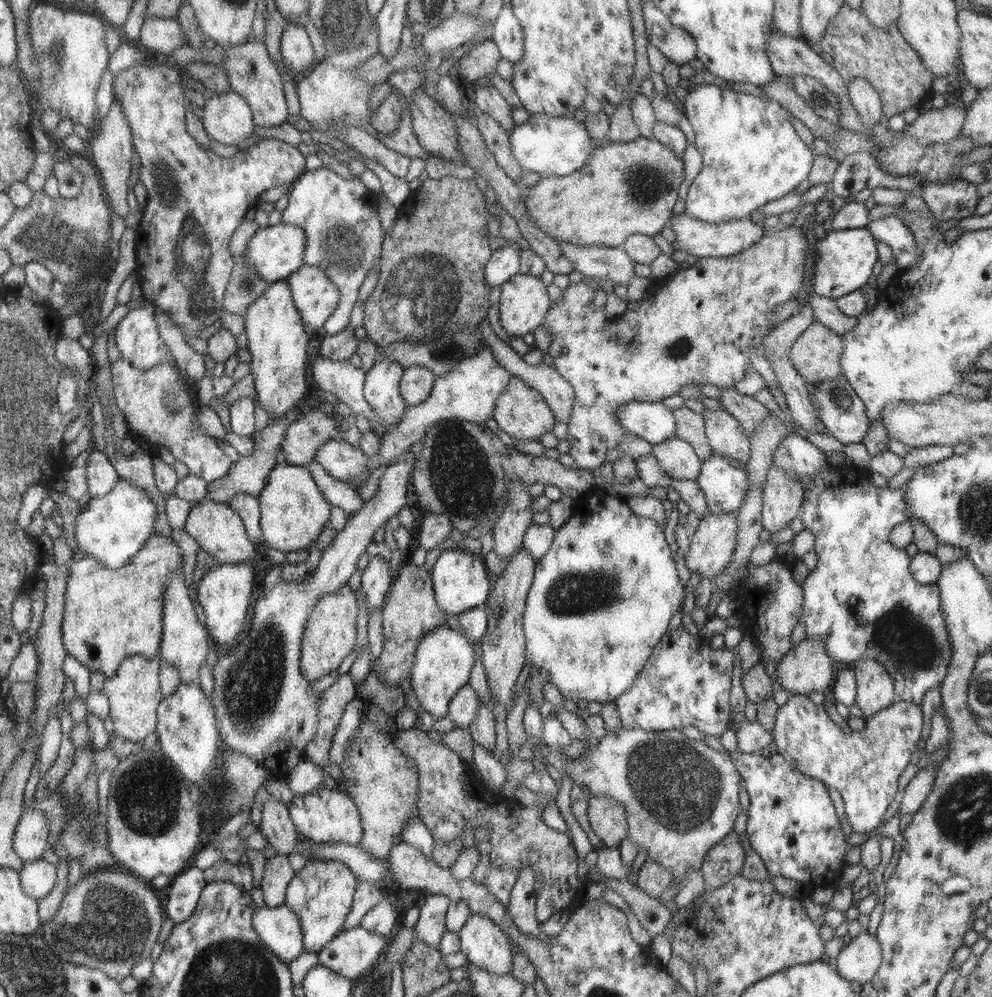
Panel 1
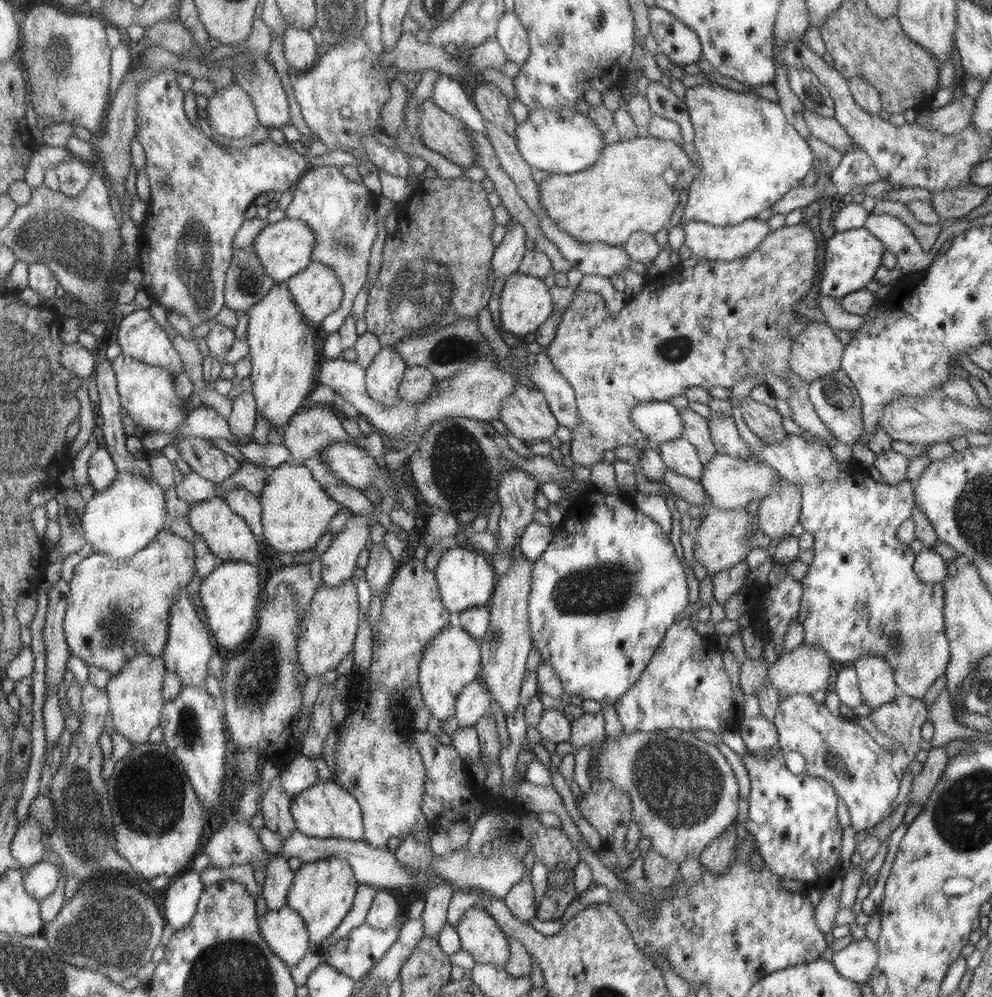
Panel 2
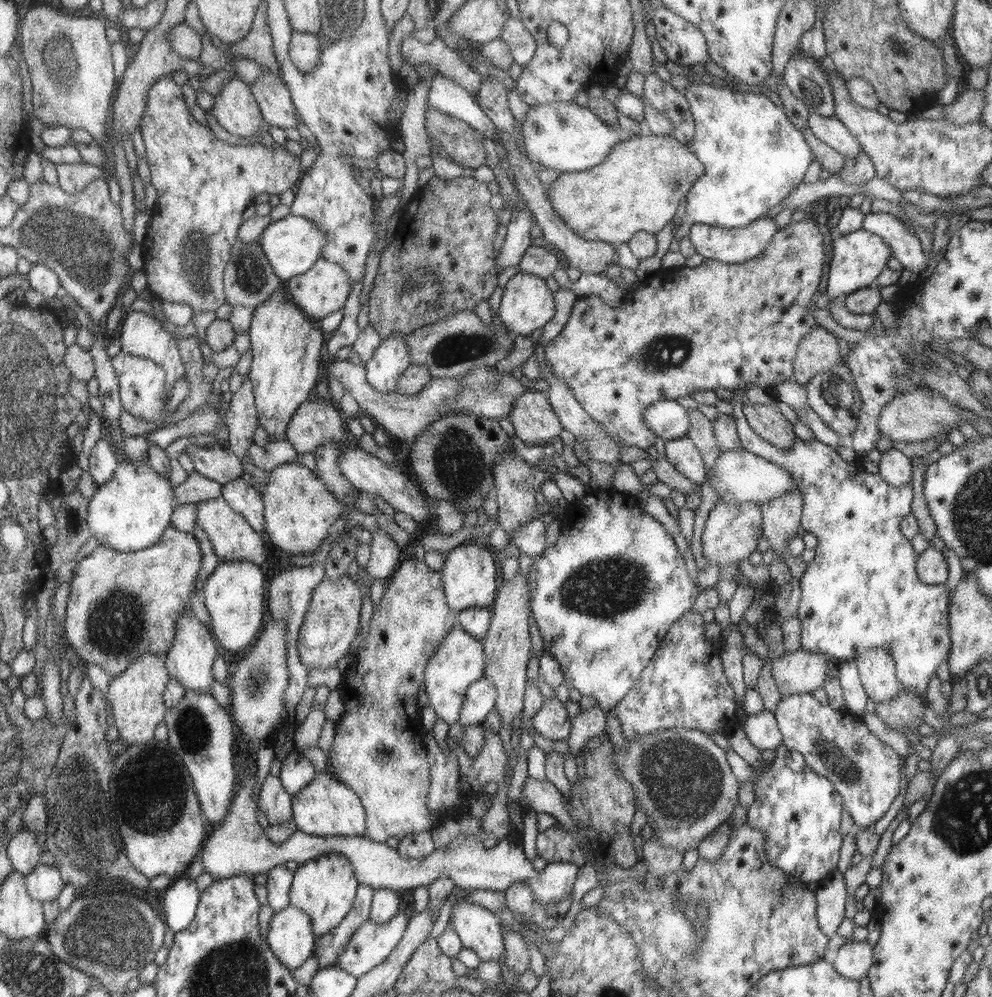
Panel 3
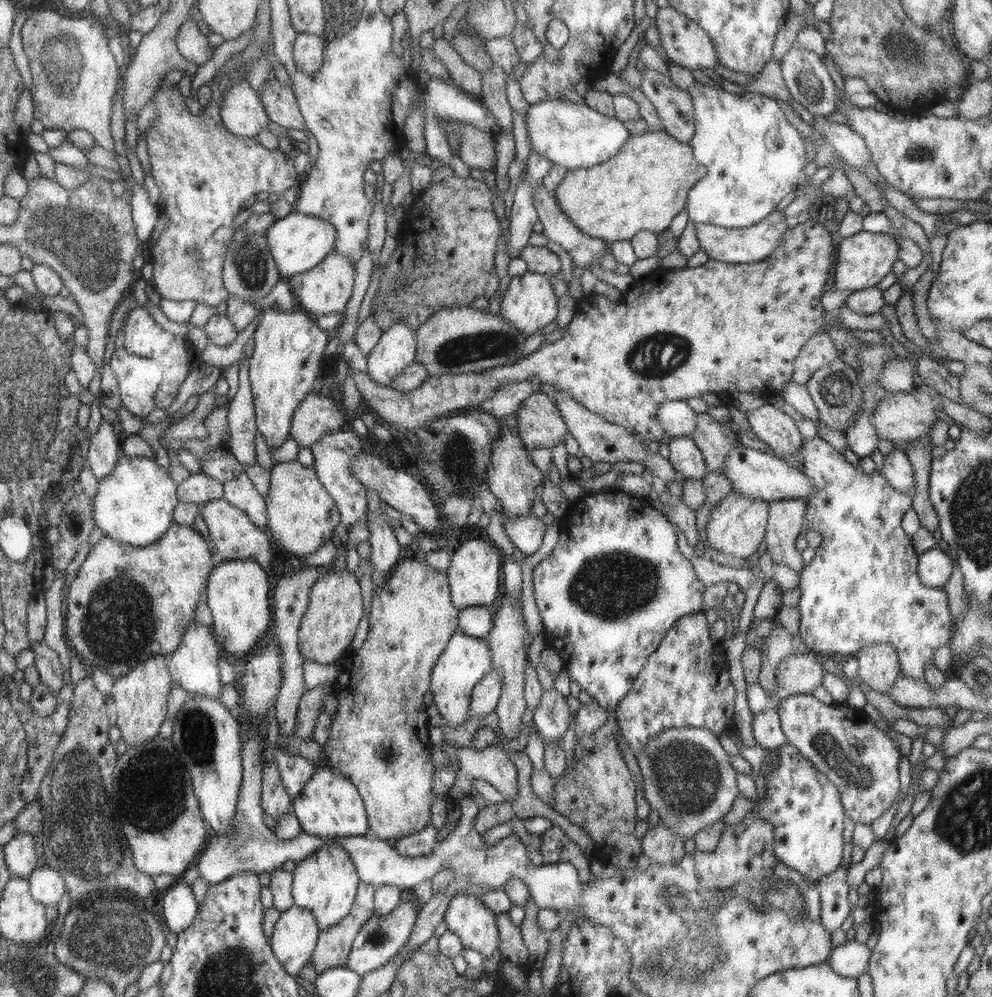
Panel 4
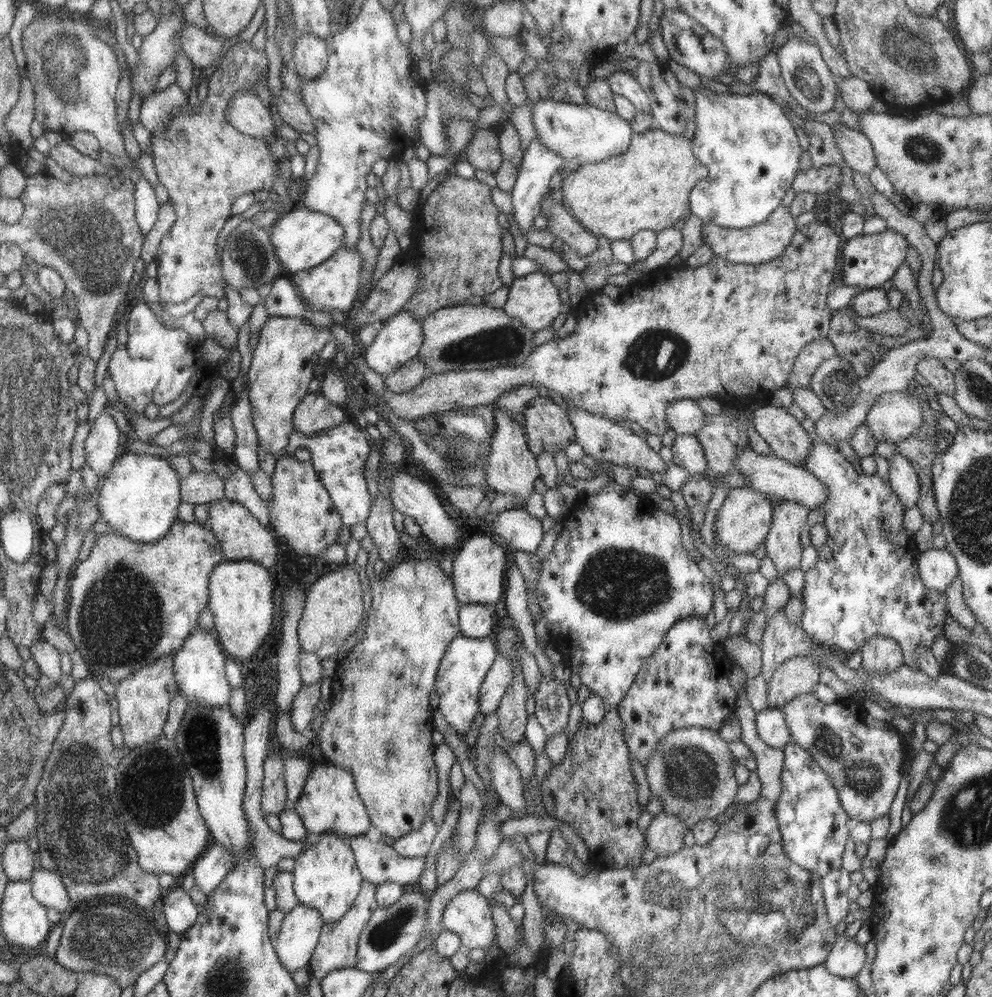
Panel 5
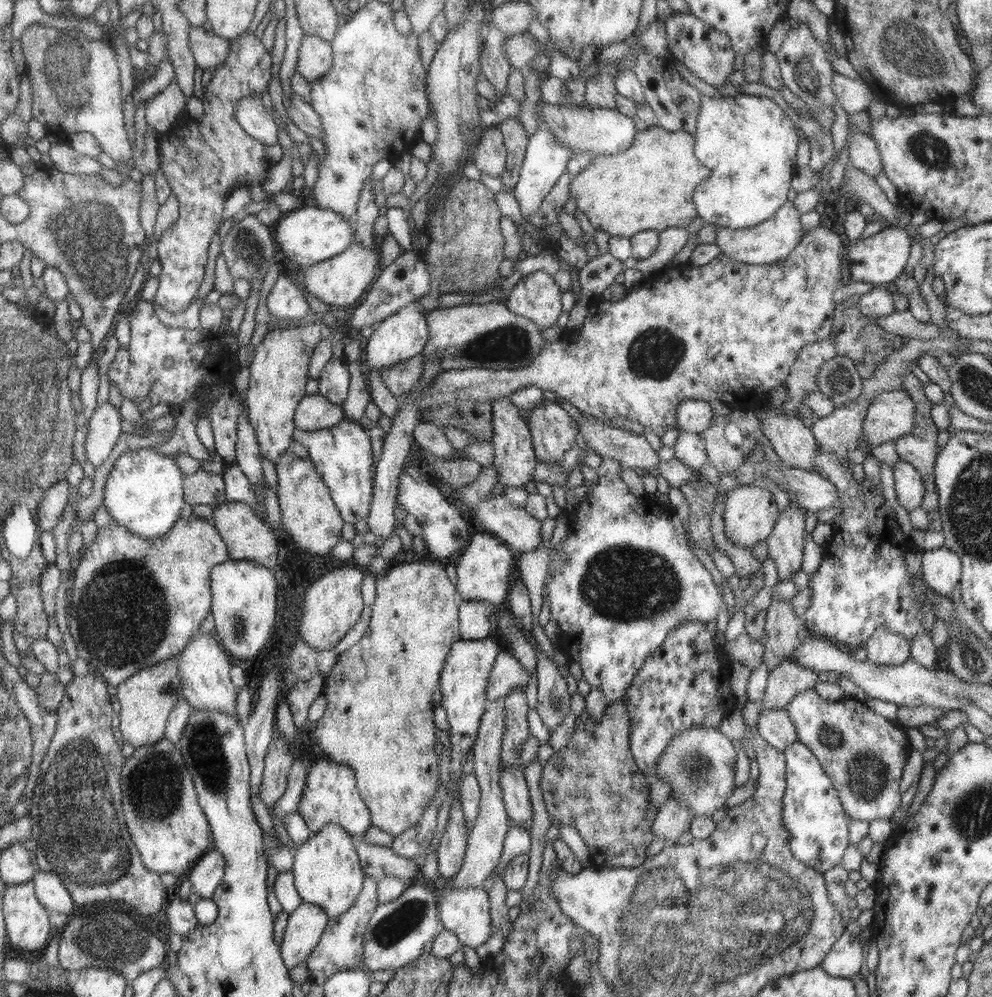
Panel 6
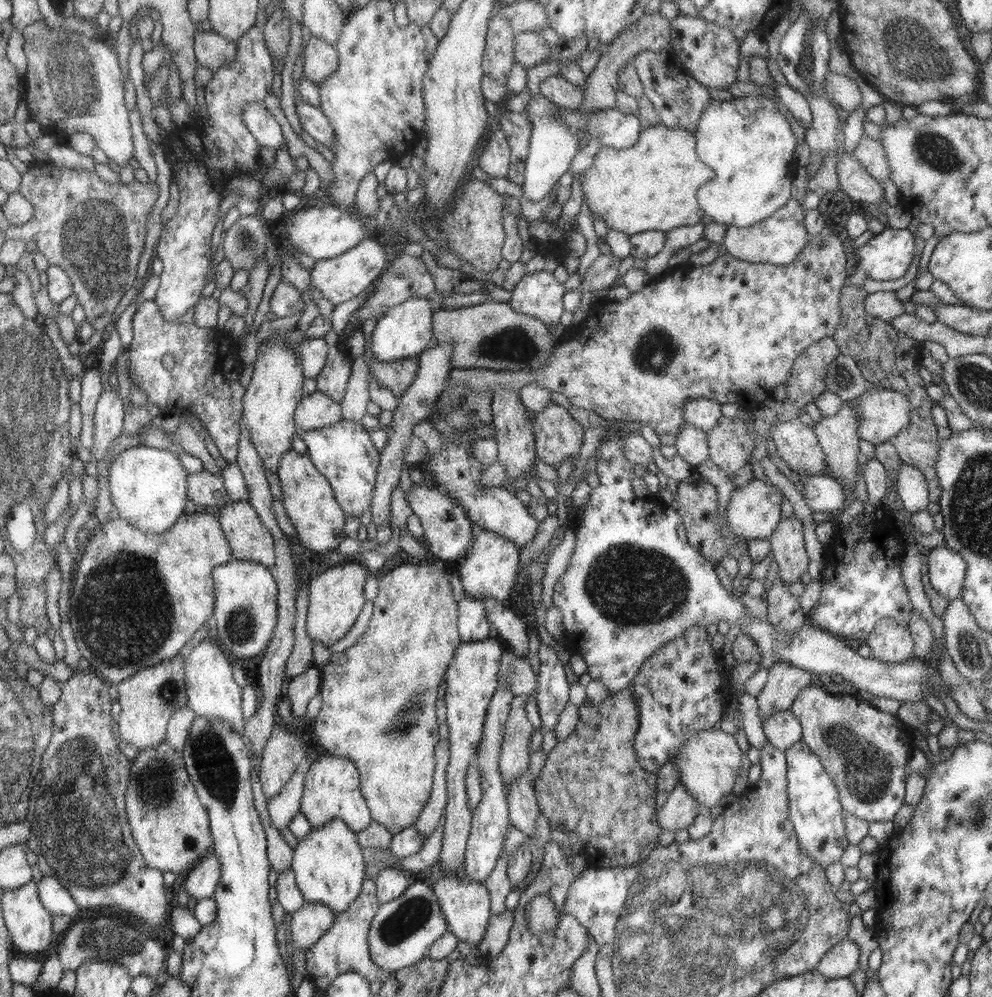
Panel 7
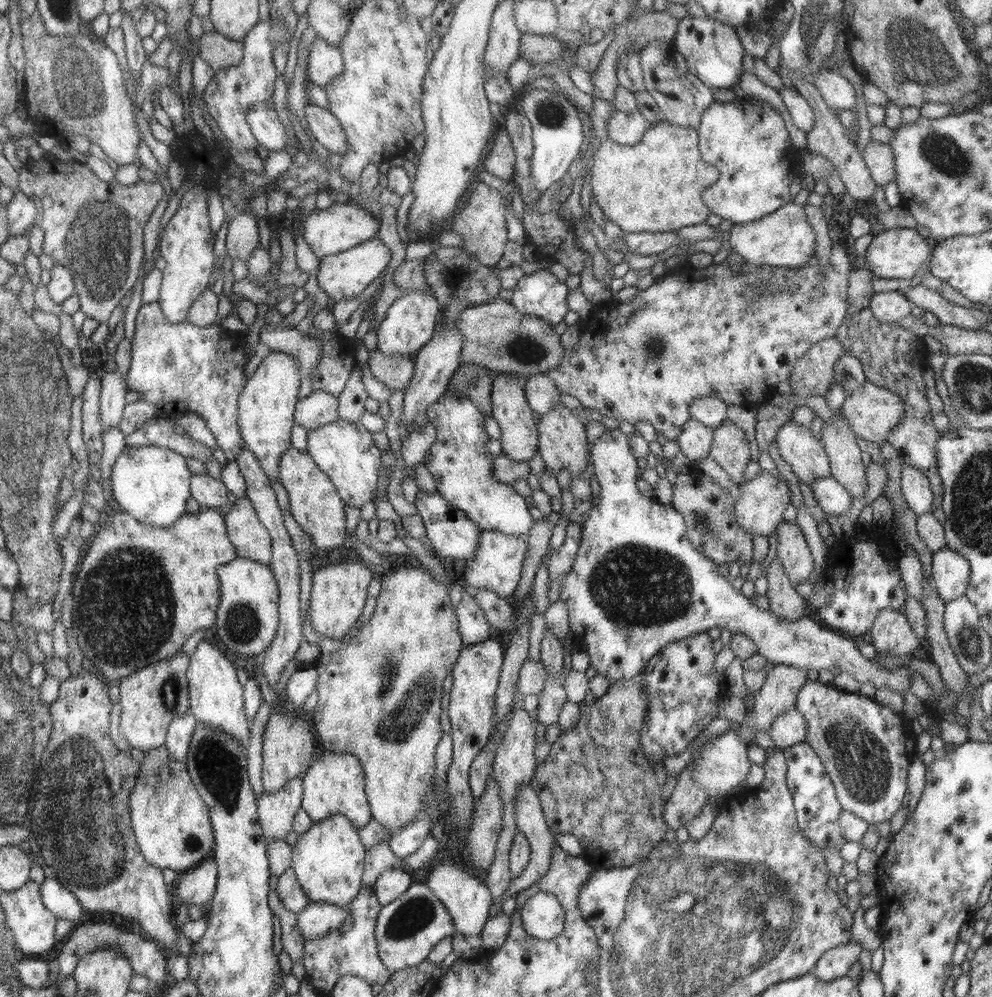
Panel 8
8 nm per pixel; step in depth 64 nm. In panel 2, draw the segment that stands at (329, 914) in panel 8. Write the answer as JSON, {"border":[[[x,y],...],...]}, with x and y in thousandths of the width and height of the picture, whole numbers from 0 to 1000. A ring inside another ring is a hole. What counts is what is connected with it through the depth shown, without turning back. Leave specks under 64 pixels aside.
{"border":[[[295,910],[266,914],[262,918],[261,933],[270,950],[290,969],[300,967],[315,953],[308,924]]]}

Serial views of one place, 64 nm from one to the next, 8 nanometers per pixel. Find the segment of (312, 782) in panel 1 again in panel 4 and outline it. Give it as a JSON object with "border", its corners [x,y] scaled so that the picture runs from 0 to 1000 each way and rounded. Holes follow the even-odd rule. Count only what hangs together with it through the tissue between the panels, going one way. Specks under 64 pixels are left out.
{"border":[[[278,752],[276,757],[290,796],[294,800],[300,799],[305,794],[306,787],[318,778],[319,767],[315,763],[290,753]]]}

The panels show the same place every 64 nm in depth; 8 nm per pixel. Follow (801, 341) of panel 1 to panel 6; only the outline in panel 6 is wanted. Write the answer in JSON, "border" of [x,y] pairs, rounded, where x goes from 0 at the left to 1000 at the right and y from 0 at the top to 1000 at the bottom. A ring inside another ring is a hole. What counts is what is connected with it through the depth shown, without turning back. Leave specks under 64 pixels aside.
{"border":[[[838,339],[815,345],[798,366],[797,375],[793,379],[791,387],[794,398],[788,408],[784,410],[793,416],[804,417],[804,408],[809,404],[811,395],[825,392],[823,380],[827,368],[844,355],[844,348]]]}

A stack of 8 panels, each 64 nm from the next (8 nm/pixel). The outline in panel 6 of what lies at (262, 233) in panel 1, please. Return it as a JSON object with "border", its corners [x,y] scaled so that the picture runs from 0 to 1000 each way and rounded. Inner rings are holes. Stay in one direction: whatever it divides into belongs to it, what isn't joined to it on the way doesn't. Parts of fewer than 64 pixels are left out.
{"border":[[[315,207],[290,213],[280,222],[276,233],[282,261],[284,264],[294,263],[300,270],[337,259],[349,251],[351,246],[360,242],[356,223],[339,215],[337,211],[323,211]]]}

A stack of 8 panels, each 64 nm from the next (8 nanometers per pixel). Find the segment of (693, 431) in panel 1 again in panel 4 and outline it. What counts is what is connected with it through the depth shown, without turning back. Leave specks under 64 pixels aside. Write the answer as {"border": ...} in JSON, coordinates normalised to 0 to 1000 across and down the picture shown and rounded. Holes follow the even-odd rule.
{"border":[[[713,413],[703,415],[702,429],[697,438],[709,452],[716,474],[728,475],[734,452],[739,450],[744,442],[733,439],[727,424],[719,420]]]}

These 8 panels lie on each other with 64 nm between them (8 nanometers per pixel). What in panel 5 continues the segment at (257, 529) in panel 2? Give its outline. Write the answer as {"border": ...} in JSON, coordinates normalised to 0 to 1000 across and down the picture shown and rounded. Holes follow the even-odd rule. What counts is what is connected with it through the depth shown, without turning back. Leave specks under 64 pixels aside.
{"border":[[[240,469],[232,480],[226,480],[226,484],[227,501],[250,510],[263,526],[271,528],[271,510],[258,494],[252,476]]]}

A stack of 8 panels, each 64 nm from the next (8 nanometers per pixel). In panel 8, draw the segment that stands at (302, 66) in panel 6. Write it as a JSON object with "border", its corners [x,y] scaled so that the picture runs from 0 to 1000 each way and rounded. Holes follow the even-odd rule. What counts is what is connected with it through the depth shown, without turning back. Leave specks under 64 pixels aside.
{"border":[[[320,38],[308,55],[309,76],[319,86],[328,88],[340,76],[346,75],[347,59],[343,48]]]}

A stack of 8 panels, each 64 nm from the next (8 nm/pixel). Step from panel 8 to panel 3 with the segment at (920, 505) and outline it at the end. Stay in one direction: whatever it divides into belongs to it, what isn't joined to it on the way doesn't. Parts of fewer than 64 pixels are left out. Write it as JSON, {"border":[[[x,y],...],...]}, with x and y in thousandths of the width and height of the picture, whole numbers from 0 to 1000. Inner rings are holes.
{"border":[[[897,450],[889,454],[889,459],[884,463],[886,475],[898,487],[907,488],[917,485],[920,479],[919,459],[909,455],[907,451]]]}

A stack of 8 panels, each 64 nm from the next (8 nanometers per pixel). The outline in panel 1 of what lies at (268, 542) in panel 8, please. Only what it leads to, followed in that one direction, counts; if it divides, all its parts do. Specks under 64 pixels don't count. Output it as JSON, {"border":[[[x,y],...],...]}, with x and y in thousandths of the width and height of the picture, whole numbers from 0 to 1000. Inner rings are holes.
{"border":[[[209,499],[195,506],[186,530],[188,535],[194,538],[194,541],[197,541],[204,552],[212,556],[219,566],[250,565],[250,562],[254,562],[258,556],[244,518],[234,512],[231,506],[218,505]]]}

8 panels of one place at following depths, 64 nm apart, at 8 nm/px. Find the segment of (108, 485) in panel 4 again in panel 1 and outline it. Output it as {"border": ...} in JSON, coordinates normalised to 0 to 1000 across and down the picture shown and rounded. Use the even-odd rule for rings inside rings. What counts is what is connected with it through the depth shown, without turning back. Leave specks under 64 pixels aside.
{"border":[[[120,480],[113,493],[103,499],[93,499],[77,520],[77,547],[89,560],[102,562],[111,572],[131,564],[149,542],[156,537],[160,522],[160,506],[145,489]]]}

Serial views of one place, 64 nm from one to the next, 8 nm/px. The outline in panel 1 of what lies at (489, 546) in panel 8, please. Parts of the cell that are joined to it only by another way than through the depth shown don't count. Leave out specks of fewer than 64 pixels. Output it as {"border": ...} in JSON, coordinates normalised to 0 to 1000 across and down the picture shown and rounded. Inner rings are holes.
{"border":[[[462,550],[446,553],[436,568],[435,580],[439,583],[439,596],[444,610],[452,617],[464,617],[473,611],[480,611],[492,604],[495,596],[492,572],[486,564],[486,557],[470,555]]]}

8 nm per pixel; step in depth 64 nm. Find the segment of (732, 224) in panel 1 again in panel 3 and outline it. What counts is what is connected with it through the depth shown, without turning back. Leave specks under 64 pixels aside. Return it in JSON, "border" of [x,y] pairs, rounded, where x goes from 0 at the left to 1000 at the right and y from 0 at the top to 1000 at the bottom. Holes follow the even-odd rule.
{"border":[[[770,218],[758,222],[756,226],[733,230],[709,225],[697,227],[693,238],[696,240],[702,254],[713,261],[724,261],[725,263],[748,265],[764,259],[765,255],[777,245],[780,237],[786,231],[781,219]]]}

